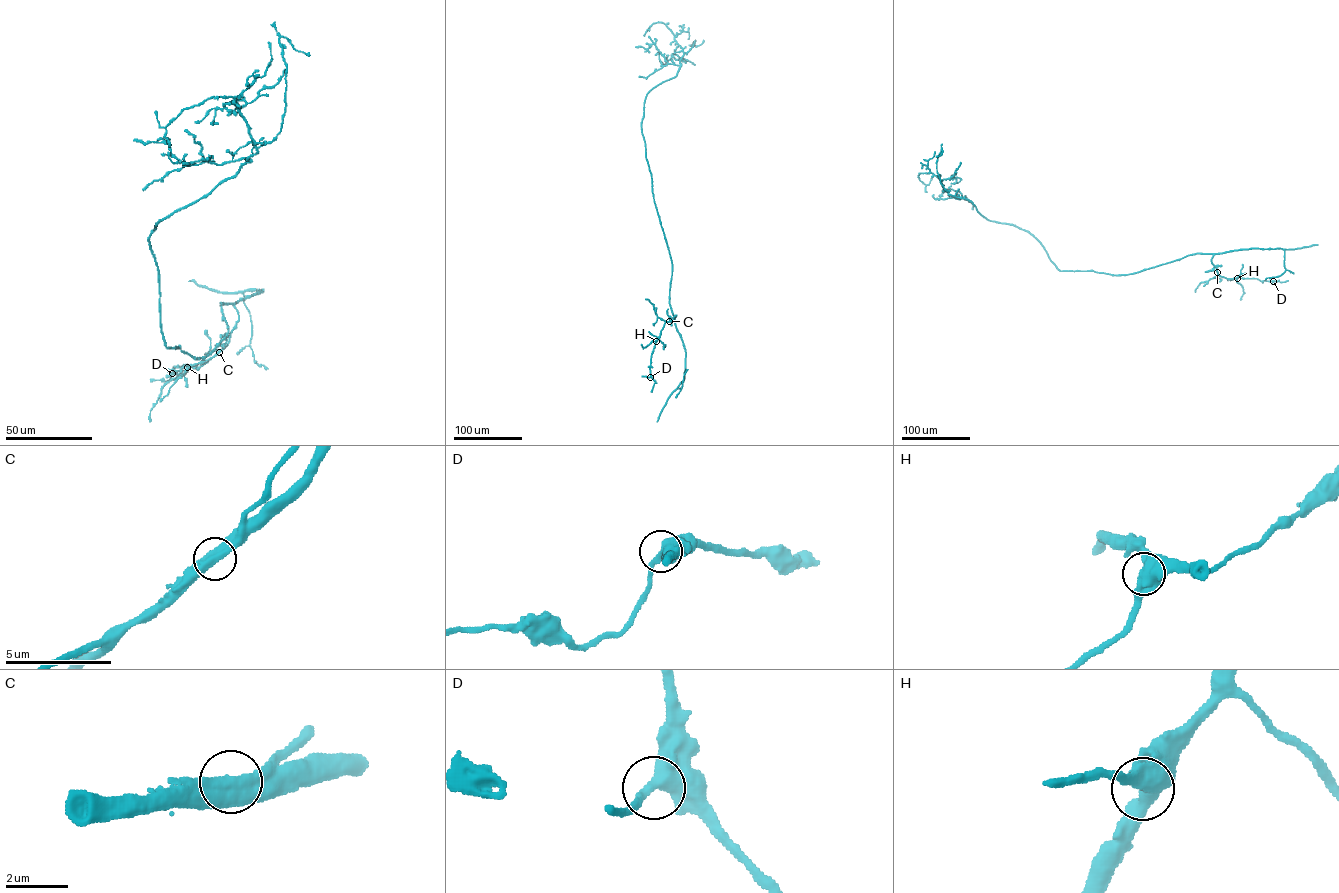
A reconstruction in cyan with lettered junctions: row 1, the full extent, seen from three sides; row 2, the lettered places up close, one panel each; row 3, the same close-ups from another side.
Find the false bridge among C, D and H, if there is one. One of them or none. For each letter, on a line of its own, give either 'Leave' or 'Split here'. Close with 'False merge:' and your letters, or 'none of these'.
C: Split here
D: Leave
H: Leave
False merge: C

